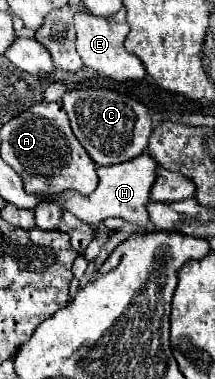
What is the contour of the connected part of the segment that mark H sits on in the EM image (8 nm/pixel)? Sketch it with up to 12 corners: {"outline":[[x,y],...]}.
{"outline":[[150,153],[98,167],[90,197],[56,201],[80,221],[122,217],[150,227],[146,203],[158,167]]}

